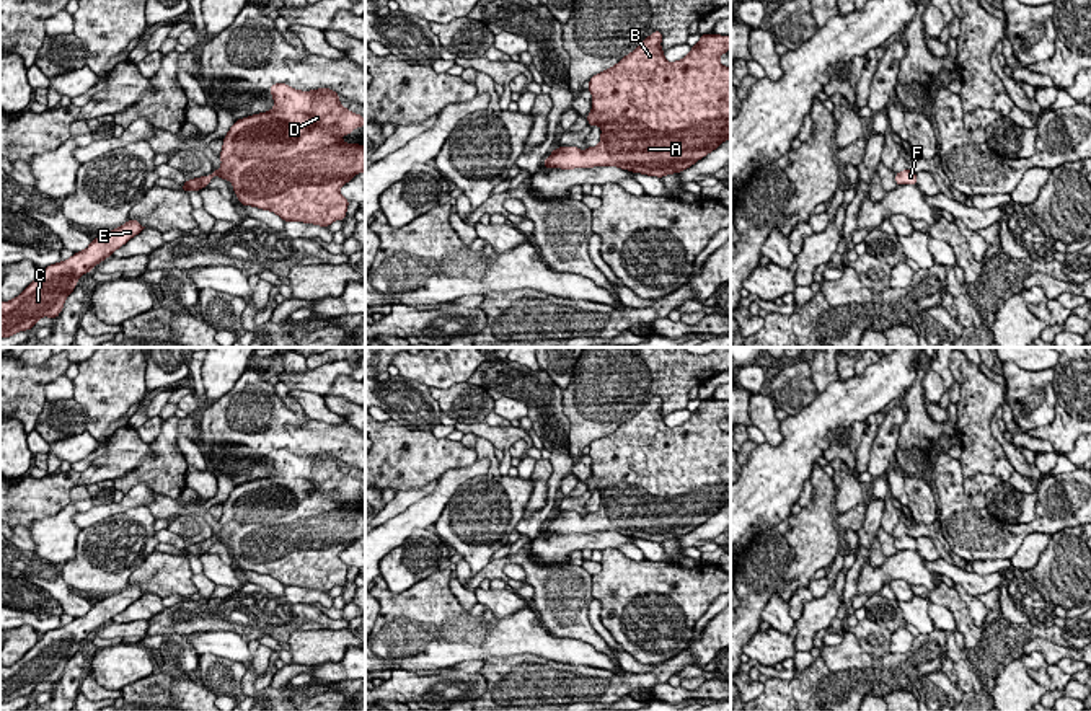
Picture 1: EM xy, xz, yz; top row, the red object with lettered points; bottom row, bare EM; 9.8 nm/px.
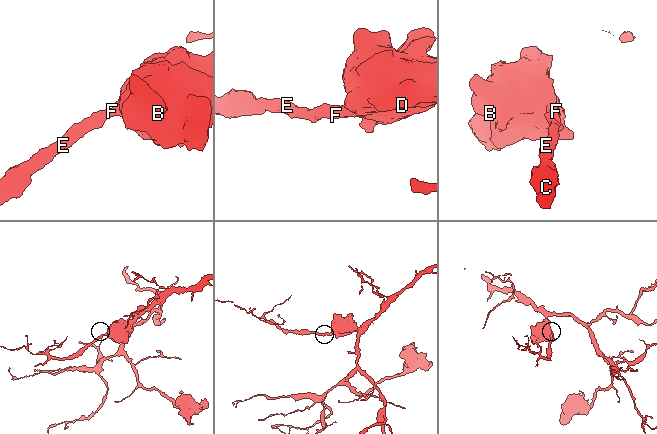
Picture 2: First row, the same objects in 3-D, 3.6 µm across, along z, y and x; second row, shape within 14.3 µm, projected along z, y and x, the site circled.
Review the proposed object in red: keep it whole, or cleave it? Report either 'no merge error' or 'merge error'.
no merge error

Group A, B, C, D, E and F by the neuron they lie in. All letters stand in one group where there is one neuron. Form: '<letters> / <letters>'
A B C D E F

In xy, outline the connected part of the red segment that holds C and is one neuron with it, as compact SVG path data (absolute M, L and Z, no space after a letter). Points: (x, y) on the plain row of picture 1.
M127 585L122 592L91 605L86 615L41 634L18 662L0 669L0 704L31 695L42 682L57 683L78 644L144 594L140 587Z

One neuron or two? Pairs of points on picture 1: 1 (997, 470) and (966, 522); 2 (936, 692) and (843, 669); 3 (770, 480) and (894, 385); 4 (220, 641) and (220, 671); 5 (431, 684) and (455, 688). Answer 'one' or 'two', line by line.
1: two
2: two
3: one
4: two
5: one

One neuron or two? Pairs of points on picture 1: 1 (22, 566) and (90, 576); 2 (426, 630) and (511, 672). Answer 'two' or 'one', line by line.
1: two
2: two

